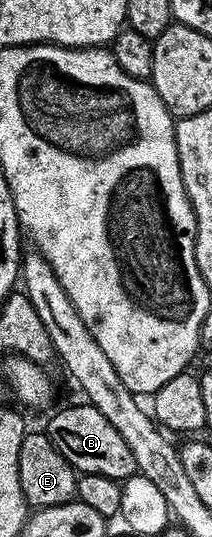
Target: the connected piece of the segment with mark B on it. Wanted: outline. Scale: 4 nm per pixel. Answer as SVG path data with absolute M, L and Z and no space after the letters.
M92 404L85 406L65 406L49 422L49 439L63 452L78 475L98 474L101 477L126 480L138 473L137 461L127 446L127 440L115 432L115 424L99 412Z

